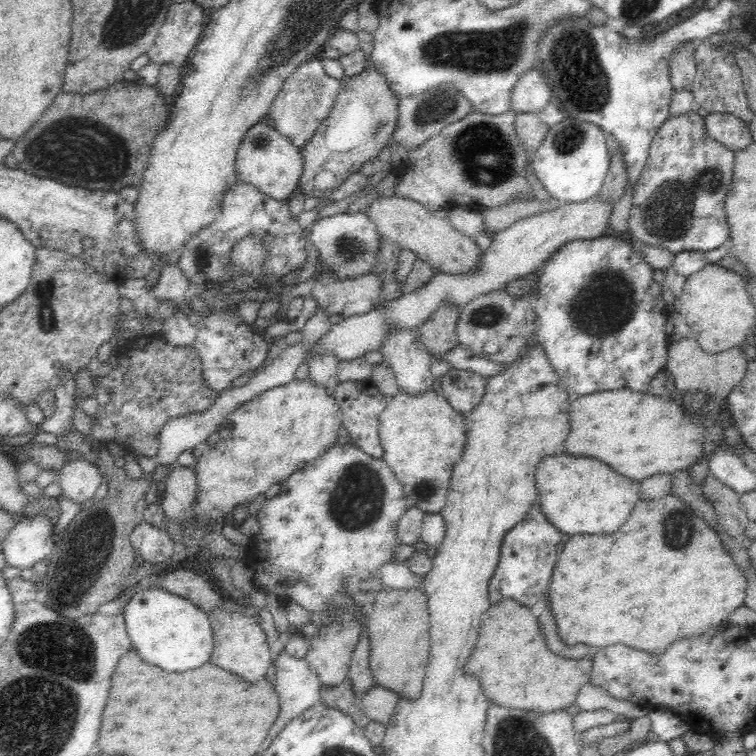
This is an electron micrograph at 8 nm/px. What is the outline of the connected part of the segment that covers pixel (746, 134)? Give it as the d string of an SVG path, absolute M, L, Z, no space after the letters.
M710 113L704 122L708 137L717 140L729 150L740 151L753 142L750 127L732 114Z

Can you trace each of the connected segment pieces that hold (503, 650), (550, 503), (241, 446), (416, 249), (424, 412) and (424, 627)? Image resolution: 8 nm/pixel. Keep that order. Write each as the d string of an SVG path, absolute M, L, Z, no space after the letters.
M502 600L502 604L491 606L482 616L478 641L474 650L470 652L466 664L464 664L464 672L480 678L484 694L492 704L500 704L500 706L512 708L512 710L520 708L520 710L535 714L566 711L576 704L580 688L586 683L590 683L593 662L588 657L581 659L562 658L550 651L545 643L544 634L538 630L536 619L534 614L530 612L530 608L525 608L514 600Z
M566 452L538 464L535 485L546 519L570 536L612 534L627 521L638 502L639 481L620 476L598 459L574 457Z
M308 377L265 390L242 402L226 414L203 444L203 452L194 463L198 496L195 514L201 522L214 526L224 521L238 504L248 503L266 492L272 484L286 480L310 460L336 444L340 430L340 407L332 391L314 384Z
M394 192L385 193L370 202L364 212L376 226L379 236L394 241L402 250L416 253L417 258L425 259L435 271L464 274L474 270L480 262L482 251L472 237L455 230L447 219L434 216L433 211L415 200L398 196Z
M434 389L423 392L421 395L400 392L388 399L387 407L379 416L377 429L384 462L392 469L394 476L402 485L409 506L416 506L426 513L439 513L444 508L454 465L457 460L460 460L465 449L464 418L465 414L456 412L446 401L442 392L434 391Z
M382 589L375 593L374 604L368 609L370 635L370 670L374 684L396 692L400 700L418 700L423 689L429 661L430 617L428 598L418 590Z

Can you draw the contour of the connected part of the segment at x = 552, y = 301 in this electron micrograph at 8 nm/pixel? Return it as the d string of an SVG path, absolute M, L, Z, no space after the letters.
M606 234L590 240L573 240L568 244L562 245L546 262L543 271L537 275L536 290L538 300L535 306L535 336L536 341L544 347L546 356L554 371L572 393L573 397L580 395L594 394L594 392L613 391L618 389L628 389L634 392L646 393L652 379L658 372L664 371L667 364L668 334L666 334L666 304L660 294L662 285L652 279L652 267L646 264L640 253L632 247L630 241L620 239L616 235L607 236Z

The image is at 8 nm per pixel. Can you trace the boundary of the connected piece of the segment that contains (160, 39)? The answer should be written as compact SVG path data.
M192 1L173 3L147 55L151 62L173 62L180 67L188 60L204 29L204 9L200 5Z

